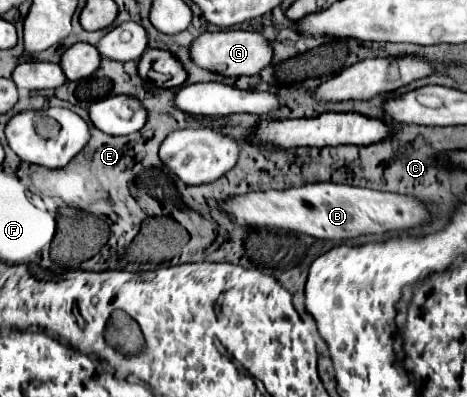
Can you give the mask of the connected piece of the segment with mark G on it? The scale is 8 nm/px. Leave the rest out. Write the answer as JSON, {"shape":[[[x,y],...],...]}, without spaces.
{"shape":[[[226,30],[226,32],[204,32],[190,46],[192,62],[208,72],[216,72],[222,76],[238,78],[238,76],[254,76],[272,60],[270,44],[256,32],[244,30]]]}

